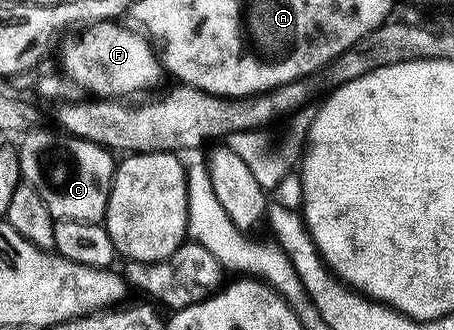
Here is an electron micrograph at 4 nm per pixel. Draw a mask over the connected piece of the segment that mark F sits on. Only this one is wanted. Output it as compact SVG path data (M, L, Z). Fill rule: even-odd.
M101 20L86 25L80 31L83 33L68 46L62 71L76 89L83 91L84 88L95 98L127 98L123 96L143 92L158 82L161 60L156 49L155 52L151 49L152 41L142 31L134 32L119 23L123 22Z

